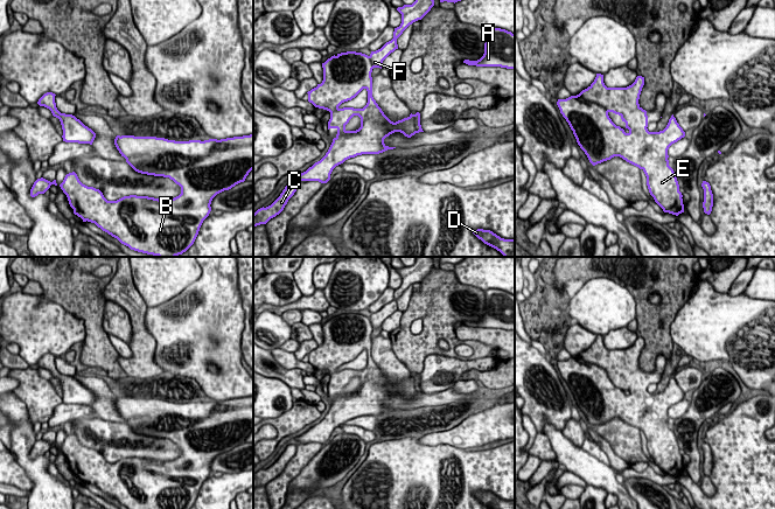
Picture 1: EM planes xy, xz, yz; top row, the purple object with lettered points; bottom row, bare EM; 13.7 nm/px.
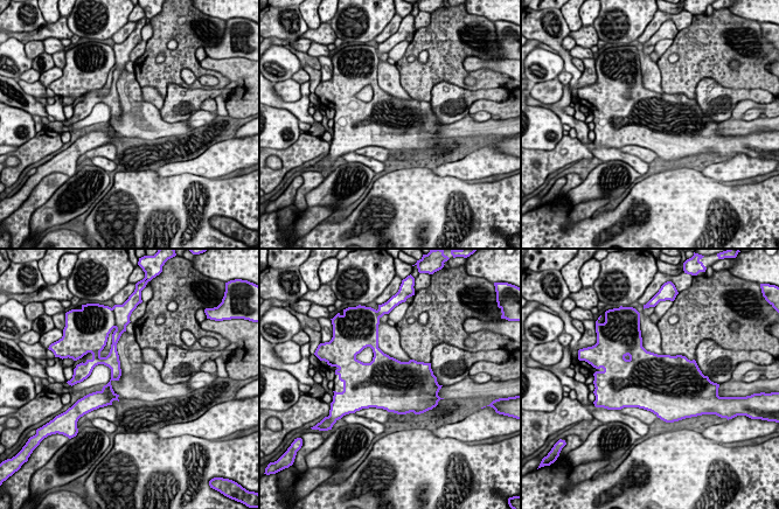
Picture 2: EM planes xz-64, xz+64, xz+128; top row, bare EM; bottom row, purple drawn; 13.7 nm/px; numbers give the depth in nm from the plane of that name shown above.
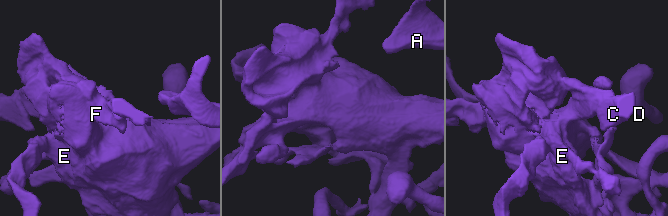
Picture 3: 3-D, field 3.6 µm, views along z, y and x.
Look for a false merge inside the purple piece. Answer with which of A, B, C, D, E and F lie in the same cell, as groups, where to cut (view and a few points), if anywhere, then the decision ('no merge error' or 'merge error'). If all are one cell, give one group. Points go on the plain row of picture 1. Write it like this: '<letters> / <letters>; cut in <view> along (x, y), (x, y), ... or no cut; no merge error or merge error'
A B C D E F; no cut; no merge error

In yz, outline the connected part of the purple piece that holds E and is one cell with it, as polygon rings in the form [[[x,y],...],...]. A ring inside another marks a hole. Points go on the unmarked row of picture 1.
[[[596,335],[594,343],[577,357],[558,361],[560,375],[568,384],[578,406],[587,417],[589,424],[595,427],[614,418],[620,418],[627,424],[642,431],[647,438],[647,447],[655,463],[669,474],[678,477],[684,474],[683,456],[673,431],[669,427],[669,409],[685,398],[685,393],[677,384],[673,376],[666,389],[659,393],[648,392],[648,377],[640,365],[640,356],[644,347],[644,339],[637,337],[635,343],[627,349],[607,349],[603,336]],[[608,375],[619,376],[626,384],[626,390],[616,388]]]

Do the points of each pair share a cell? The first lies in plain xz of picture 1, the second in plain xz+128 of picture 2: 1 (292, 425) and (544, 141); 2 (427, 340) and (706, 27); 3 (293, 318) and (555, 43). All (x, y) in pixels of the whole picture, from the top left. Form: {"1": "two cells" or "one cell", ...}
{"1": "two cells", "2": "one cell", "3": "two cells"}

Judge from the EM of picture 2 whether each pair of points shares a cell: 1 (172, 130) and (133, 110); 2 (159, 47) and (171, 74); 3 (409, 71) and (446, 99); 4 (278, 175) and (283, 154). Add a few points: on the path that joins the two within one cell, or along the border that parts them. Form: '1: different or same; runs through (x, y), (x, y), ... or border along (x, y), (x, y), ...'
1: same; runs through (162, 129), (152, 127), (143, 119)
2: same; runs through (166, 53), (171, 57), (171, 67)
3: different; border along (459, 85), (438, 82), (432, 88), (430, 100)
4: same; runs through (283, 171), (285, 168), (285, 159)

